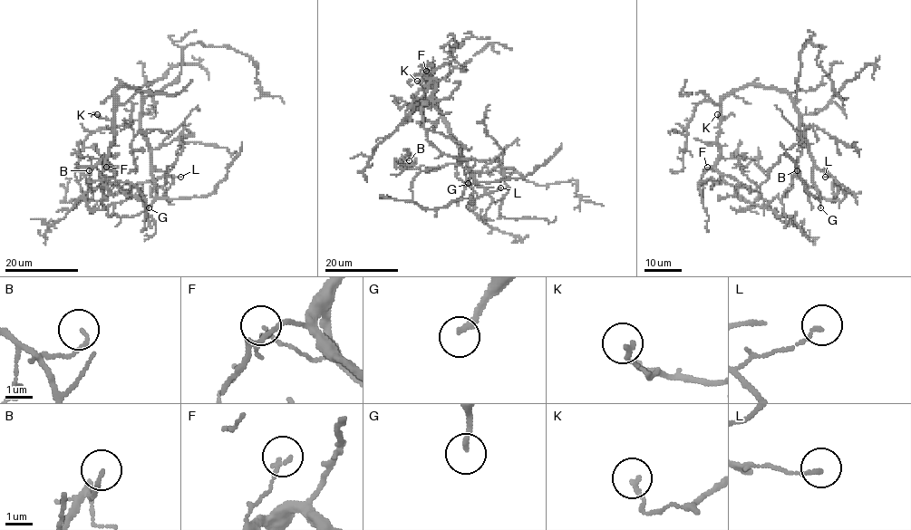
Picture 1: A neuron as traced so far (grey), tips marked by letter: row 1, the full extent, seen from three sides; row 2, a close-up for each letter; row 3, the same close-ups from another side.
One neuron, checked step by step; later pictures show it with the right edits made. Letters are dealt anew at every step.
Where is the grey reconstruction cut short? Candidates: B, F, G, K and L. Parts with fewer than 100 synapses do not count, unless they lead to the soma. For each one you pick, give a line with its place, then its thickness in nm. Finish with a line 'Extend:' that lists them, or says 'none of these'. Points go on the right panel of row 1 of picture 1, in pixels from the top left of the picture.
G: (820, 207) | 180 nm
Extend: G

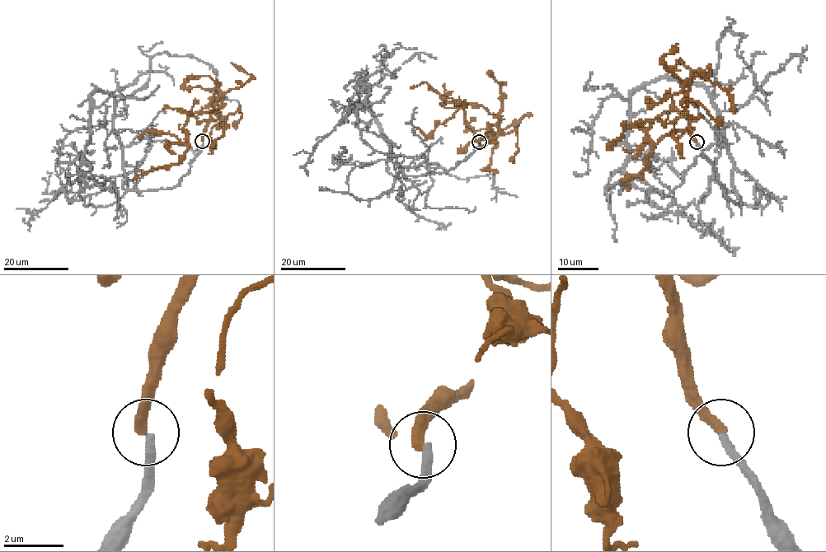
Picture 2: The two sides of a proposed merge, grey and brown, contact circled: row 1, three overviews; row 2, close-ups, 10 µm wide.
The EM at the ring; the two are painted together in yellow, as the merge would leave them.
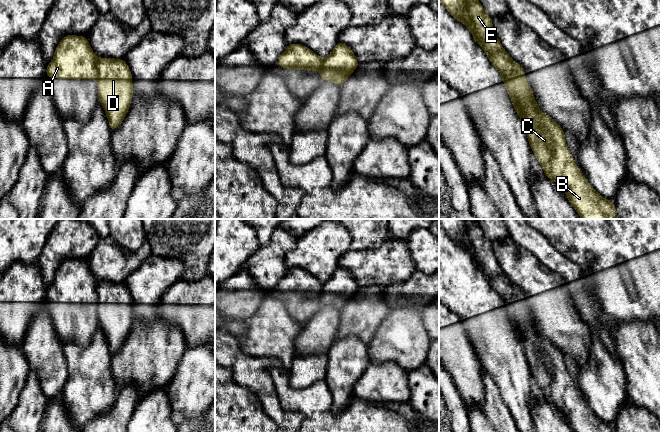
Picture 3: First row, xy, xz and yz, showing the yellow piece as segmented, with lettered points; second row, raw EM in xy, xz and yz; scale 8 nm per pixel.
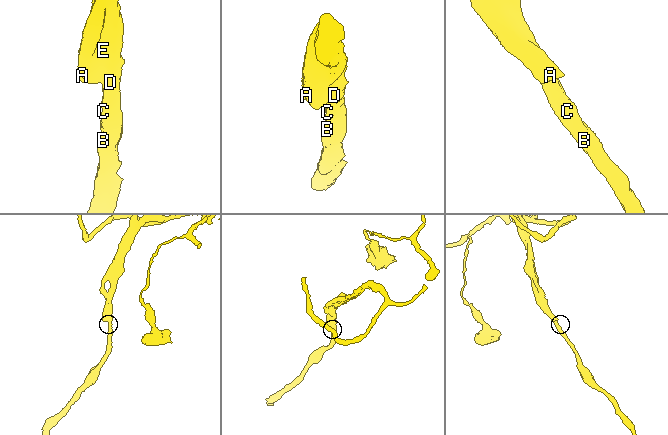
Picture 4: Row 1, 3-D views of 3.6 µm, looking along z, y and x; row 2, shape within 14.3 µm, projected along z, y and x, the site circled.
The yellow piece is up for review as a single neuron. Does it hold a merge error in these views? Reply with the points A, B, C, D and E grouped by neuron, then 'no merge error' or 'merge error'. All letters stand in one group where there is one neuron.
groups A / B C D E; merge error

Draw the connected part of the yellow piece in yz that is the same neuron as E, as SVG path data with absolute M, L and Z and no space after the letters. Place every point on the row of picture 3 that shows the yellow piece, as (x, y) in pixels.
M465 0L465 3L468 21L463 24L469 29L475 42L484 49L490 63L499 71L512 104L522 120L530 148L542 165L545 176L564 189L567 200L582 219L619 219L614 202L602 197L577 167L566 145L562 127L539 109L530 85L525 79L526 71L504 50L492 25L492 17L486 13L478 0Z

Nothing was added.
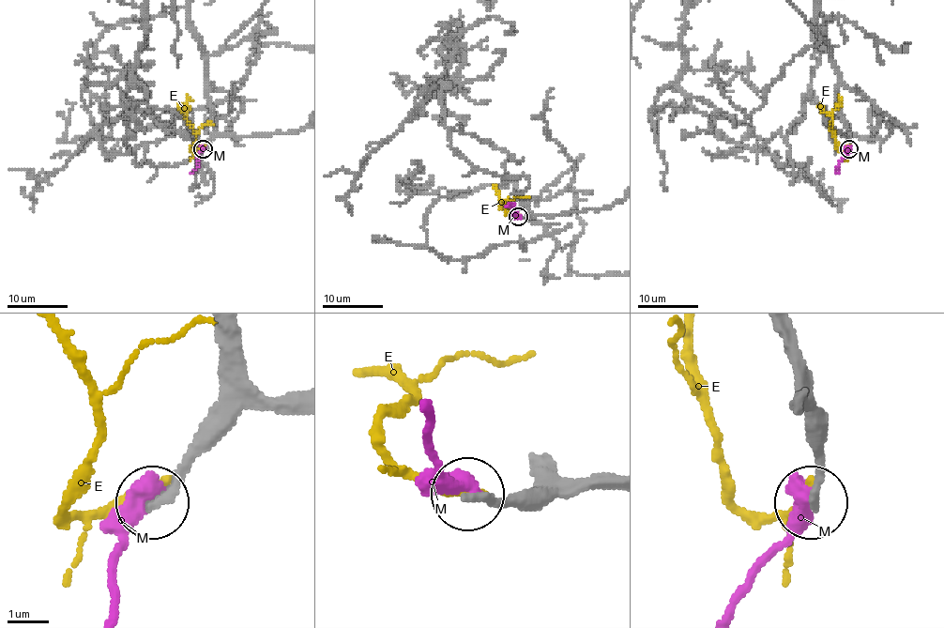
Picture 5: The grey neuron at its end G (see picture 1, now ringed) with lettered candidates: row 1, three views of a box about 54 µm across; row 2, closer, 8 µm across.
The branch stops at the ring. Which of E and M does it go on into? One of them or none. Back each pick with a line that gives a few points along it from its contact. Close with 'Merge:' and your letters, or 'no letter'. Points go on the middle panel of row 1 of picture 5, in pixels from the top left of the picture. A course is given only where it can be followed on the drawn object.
Merge: no letter

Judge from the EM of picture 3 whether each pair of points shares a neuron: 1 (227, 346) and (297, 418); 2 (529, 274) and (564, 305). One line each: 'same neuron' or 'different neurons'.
1: same neuron
2: same neuron

